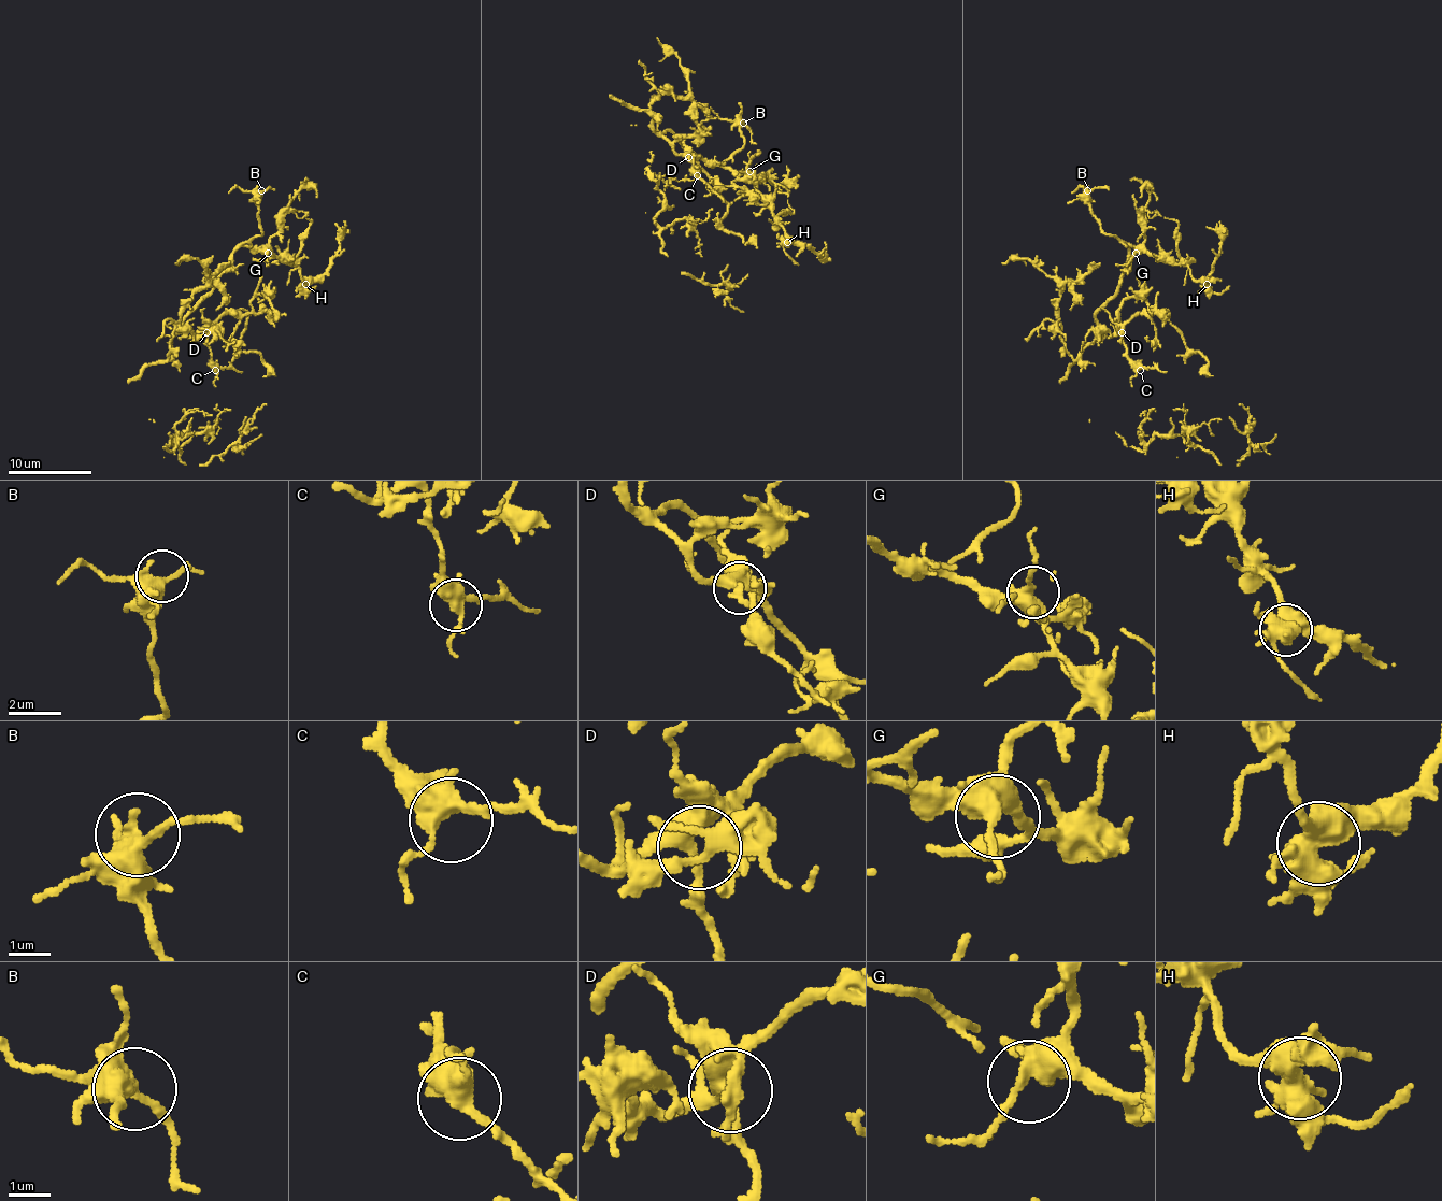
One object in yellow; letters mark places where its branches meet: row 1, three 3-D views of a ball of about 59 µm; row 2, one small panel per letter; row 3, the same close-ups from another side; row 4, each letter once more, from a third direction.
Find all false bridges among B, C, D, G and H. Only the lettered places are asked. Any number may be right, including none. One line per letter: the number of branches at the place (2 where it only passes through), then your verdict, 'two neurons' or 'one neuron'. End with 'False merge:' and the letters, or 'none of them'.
B: branches 3; one neuron
C: branches 3; one neuron
D: branches 3; one neuron
G: branches 3; one neuron
H: branches 5; one neuron
False merge: none of them

